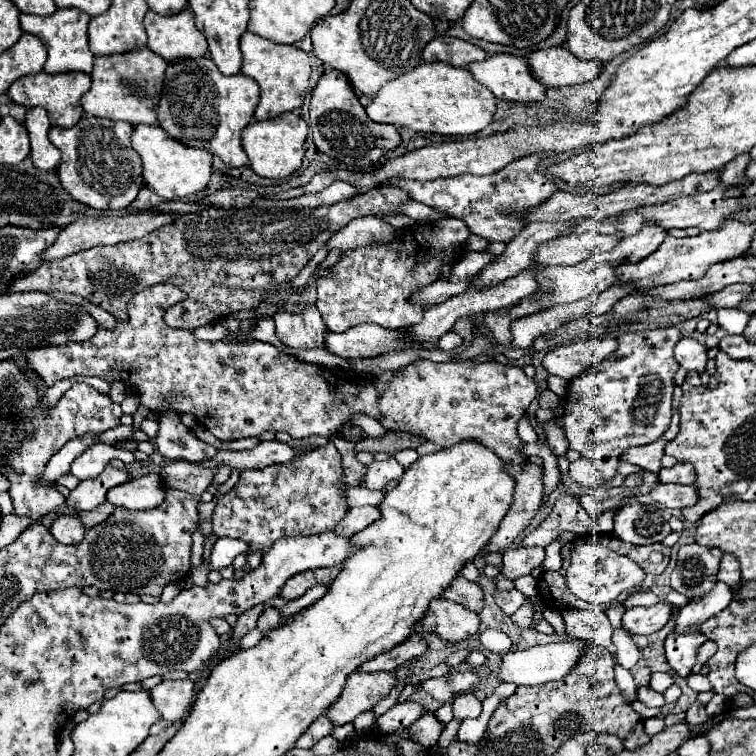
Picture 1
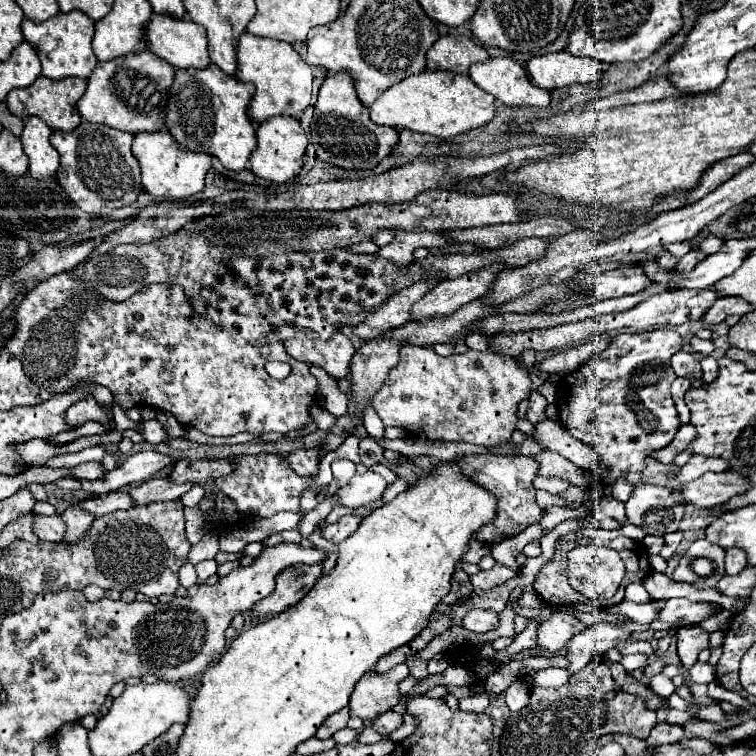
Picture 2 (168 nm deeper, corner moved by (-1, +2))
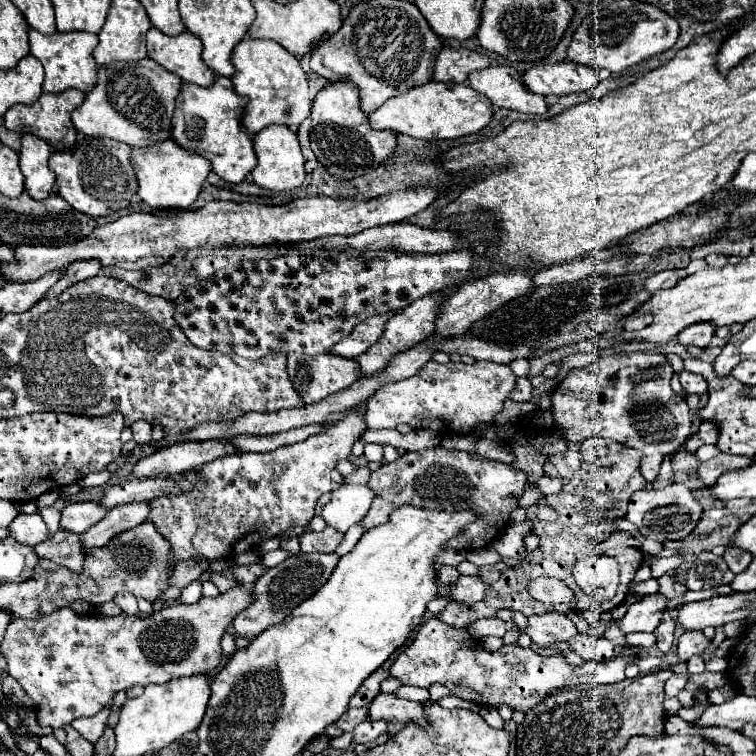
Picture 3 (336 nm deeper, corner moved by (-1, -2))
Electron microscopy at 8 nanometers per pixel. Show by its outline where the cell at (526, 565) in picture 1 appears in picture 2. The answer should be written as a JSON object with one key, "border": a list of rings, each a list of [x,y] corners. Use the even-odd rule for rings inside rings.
{"border":[[[495,563],[493,569],[489,571],[479,571],[477,575],[471,575],[471,583],[475,589],[493,589],[497,585],[503,585],[505,581],[517,577],[519,571],[517,569],[511,569],[507,565],[501,565],[501,563]]]}

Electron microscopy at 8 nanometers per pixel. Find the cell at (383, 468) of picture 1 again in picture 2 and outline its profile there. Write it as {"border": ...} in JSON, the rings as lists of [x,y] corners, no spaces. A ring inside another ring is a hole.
{"border":[[[367,469],[365,473],[353,475],[353,479],[343,489],[339,489],[337,495],[341,499],[341,505],[361,507],[365,503],[379,499],[383,495],[385,487],[387,487],[387,481],[379,473]]]}

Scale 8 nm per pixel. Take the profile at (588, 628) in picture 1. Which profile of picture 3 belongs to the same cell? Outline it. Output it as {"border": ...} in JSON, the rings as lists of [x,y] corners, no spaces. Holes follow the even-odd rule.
{"border":[[[549,611],[541,615],[531,615],[525,633],[533,639],[535,645],[547,647],[555,641],[569,641],[578,634],[571,619],[559,611]]]}

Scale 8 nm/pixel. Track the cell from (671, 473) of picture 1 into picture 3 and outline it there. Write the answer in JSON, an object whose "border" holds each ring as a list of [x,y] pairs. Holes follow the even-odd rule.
{"border":[[[721,453],[705,463],[701,463],[697,475],[707,483],[713,485],[719,475],[727,473],[729,469],[741,469],[753,463],[753,457],[743,457],[743,455],[731,455],[731,453]]]}

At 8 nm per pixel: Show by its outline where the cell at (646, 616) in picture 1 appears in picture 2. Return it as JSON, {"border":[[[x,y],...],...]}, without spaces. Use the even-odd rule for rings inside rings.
{"border":[[[667,599],[665,607],[659,611],[659,621],[663,623],[701,623],[711,617],[713,609],[709,603],[693,603],[689,599]]]}

